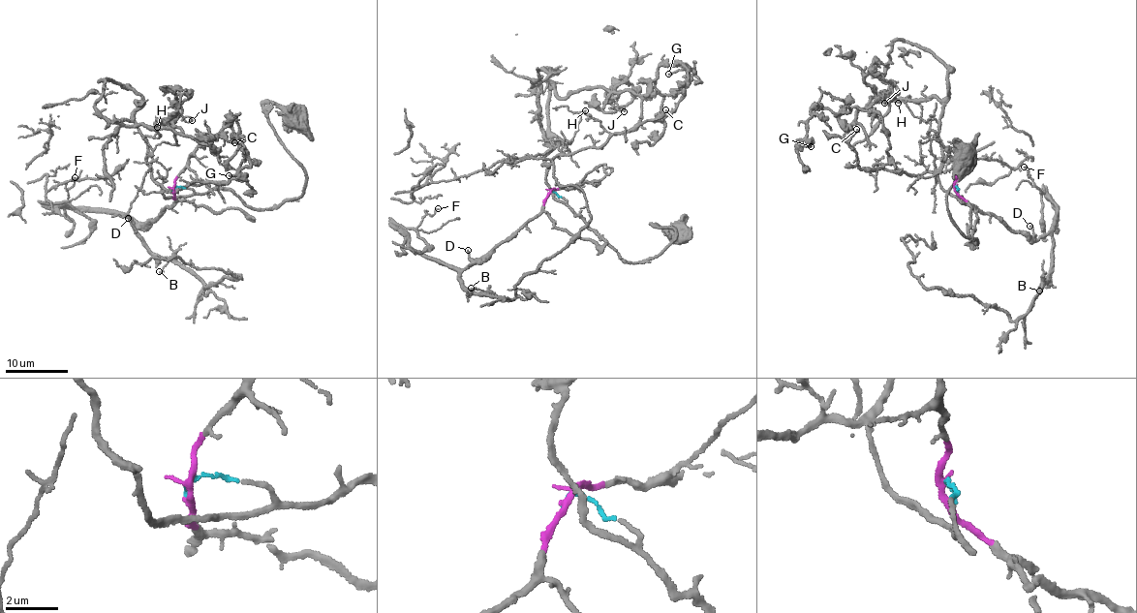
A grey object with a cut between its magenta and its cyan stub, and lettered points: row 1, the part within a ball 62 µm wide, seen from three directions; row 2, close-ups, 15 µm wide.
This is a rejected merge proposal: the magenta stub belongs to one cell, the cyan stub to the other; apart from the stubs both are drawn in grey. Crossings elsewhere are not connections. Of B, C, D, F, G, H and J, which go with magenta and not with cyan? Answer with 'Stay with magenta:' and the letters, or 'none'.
Stay with magenta: B, D, F

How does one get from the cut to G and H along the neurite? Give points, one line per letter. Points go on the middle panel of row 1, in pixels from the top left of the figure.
G: (549, 193), (566, 202), (543, 165), (560, 142), (543, 69), (567, 98), (693, 74), (667, 74)
H: (549, 193), (555, 192), (566, 202), (553, 196), (543, 157), (553, 149), (552, 144), (573, 137), (585, 110)

